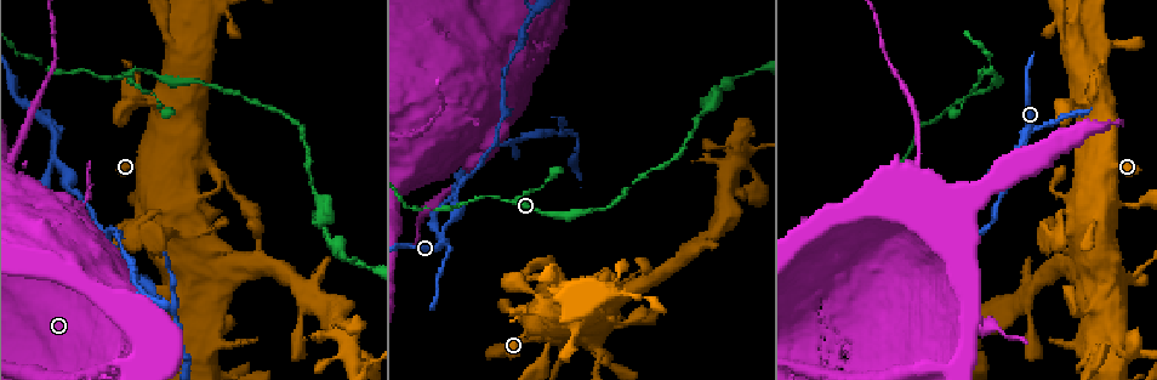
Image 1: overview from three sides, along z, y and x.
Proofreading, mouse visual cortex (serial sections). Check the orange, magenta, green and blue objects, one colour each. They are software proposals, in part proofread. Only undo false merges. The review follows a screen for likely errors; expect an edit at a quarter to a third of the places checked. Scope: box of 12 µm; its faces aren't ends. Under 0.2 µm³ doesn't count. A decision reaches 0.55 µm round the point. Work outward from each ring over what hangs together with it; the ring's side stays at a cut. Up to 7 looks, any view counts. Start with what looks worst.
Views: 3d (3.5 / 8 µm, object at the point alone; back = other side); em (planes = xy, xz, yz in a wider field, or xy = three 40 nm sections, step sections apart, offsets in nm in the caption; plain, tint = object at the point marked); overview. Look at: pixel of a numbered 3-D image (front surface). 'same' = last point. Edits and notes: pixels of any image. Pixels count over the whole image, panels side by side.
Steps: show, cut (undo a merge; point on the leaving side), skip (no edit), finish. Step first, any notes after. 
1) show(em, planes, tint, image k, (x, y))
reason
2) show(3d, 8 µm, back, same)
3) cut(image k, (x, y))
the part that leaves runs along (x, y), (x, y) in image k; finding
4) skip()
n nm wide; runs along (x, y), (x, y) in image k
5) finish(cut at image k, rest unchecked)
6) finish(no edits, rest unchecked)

show(3d, 3.5 µm, image 1, (1019, 146))
a fork

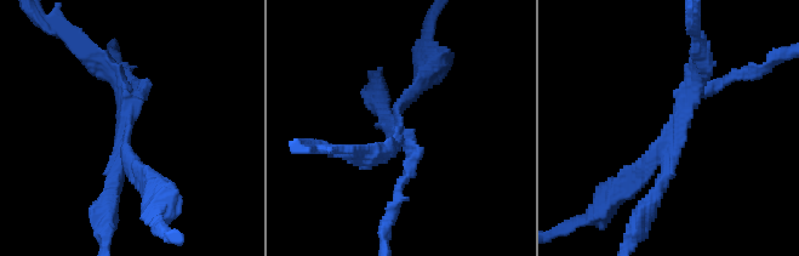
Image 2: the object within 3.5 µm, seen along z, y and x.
show(em, xy, step 2, tint, image 2, (674, 130))
need the tissue

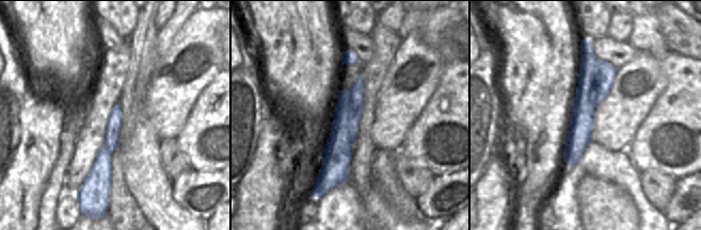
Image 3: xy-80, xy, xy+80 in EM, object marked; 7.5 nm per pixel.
show(em, planes, tint, same)

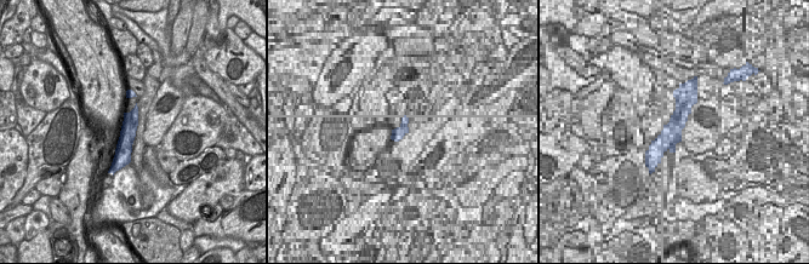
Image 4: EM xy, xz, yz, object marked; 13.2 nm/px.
cut(image 2, (621, 181))
the part that leaves runs along (126, 124), (126, 161), (160, 205) in image 2; two cells meet here

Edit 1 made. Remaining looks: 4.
show(3d, 3.5 µm, back, image 1, (174, 166))
sharp bend

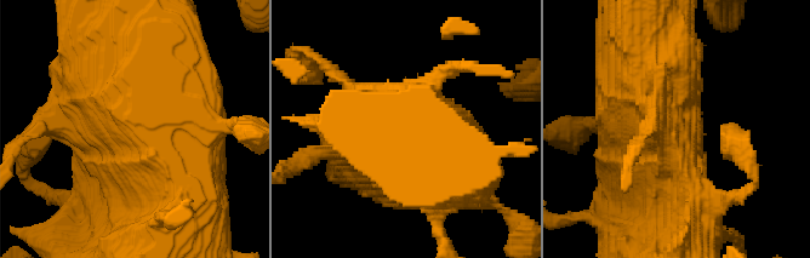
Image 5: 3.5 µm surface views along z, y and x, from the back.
show(em, xy, step 2, tint, same)
need the tissue

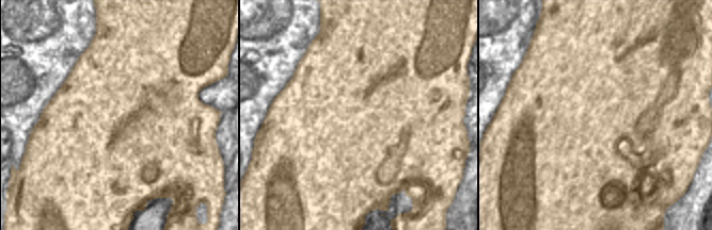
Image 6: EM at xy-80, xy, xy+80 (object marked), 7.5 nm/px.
skip()
runs along (192, 127), (84, 183) in image 5; continuous, no second cell

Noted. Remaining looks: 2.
finish(cut at image 2, rest unchecked)

